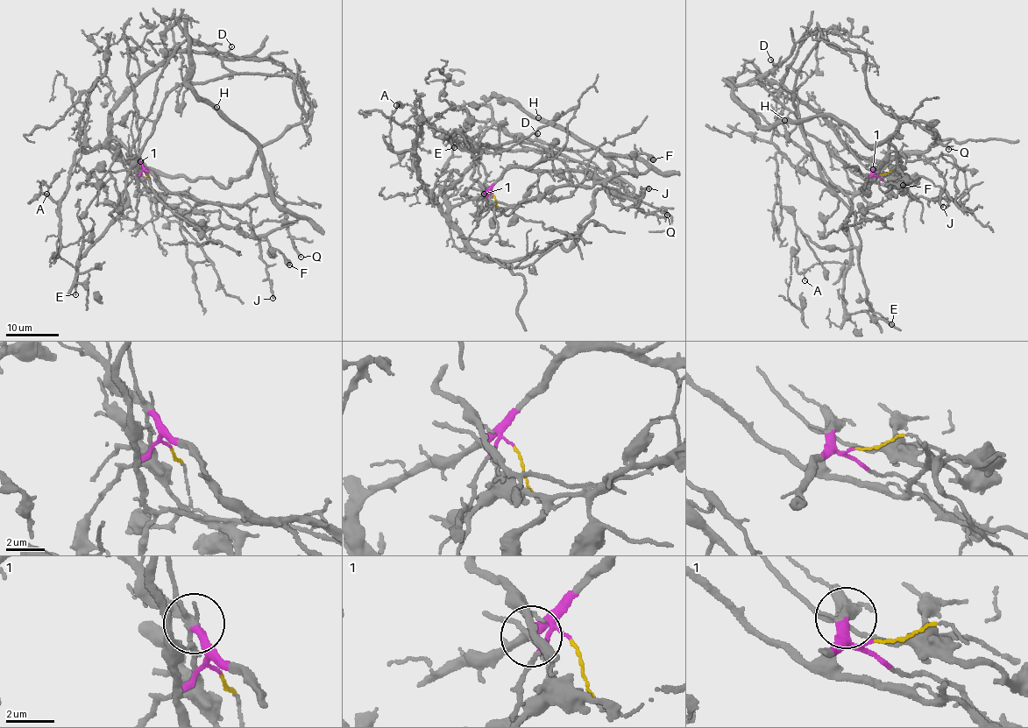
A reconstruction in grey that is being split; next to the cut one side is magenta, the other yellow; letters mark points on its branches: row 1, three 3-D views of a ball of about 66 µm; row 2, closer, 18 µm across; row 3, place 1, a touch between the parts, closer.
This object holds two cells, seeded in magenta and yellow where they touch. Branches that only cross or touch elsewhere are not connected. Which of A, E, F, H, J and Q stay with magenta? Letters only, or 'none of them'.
A, E, J, Q

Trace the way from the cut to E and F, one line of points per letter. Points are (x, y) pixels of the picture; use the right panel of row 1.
E: (879, 173), (873, 174), (869, 160), (879, 168), (852, 199), (843, 307), (851, 314), (880, 314), (892, 324)
F: (879, 173), (893, 170), (902, 176), (901, 189), (904, 173), (899, 172), (903, 178), (890, 182), (903, 185)

